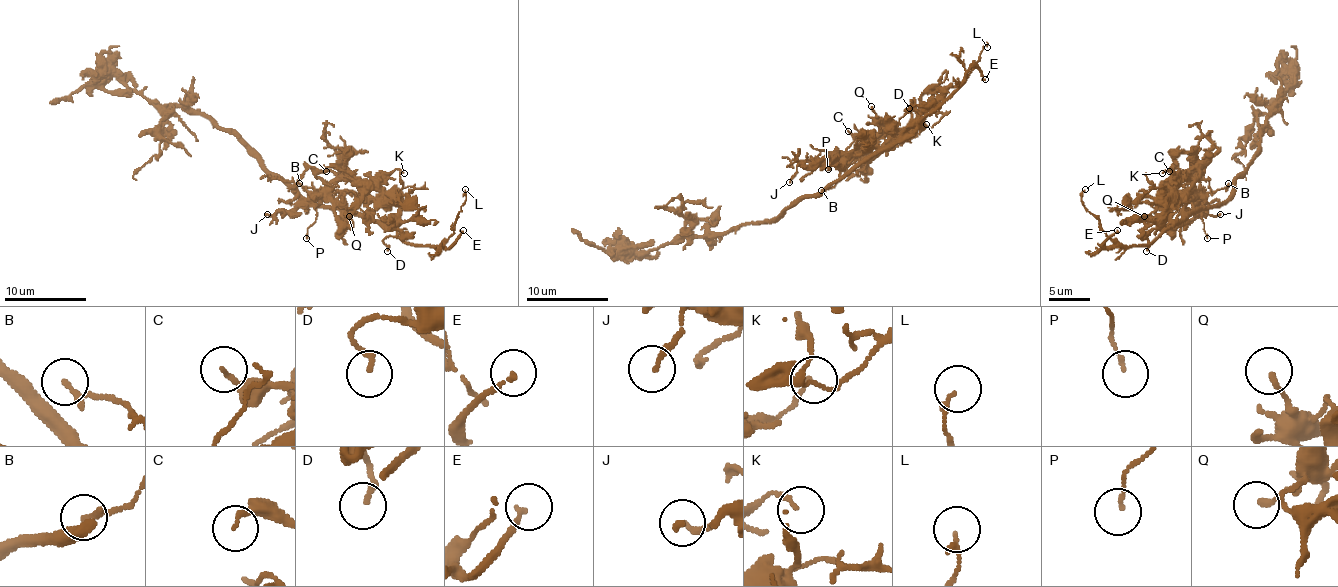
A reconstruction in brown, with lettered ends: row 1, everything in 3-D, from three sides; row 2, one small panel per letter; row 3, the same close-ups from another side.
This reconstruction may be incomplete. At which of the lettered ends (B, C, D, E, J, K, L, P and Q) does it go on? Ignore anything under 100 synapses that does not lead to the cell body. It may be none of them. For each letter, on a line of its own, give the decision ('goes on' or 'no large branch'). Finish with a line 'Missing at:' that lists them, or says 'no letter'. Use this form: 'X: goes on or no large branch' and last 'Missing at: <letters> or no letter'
B: no large branch
C: no large branch
D: no large branch
E: goes on
J: no large branch
K: no large branch
L: no large branch
P: no large branch
Q: no large branch
Missing at: E

